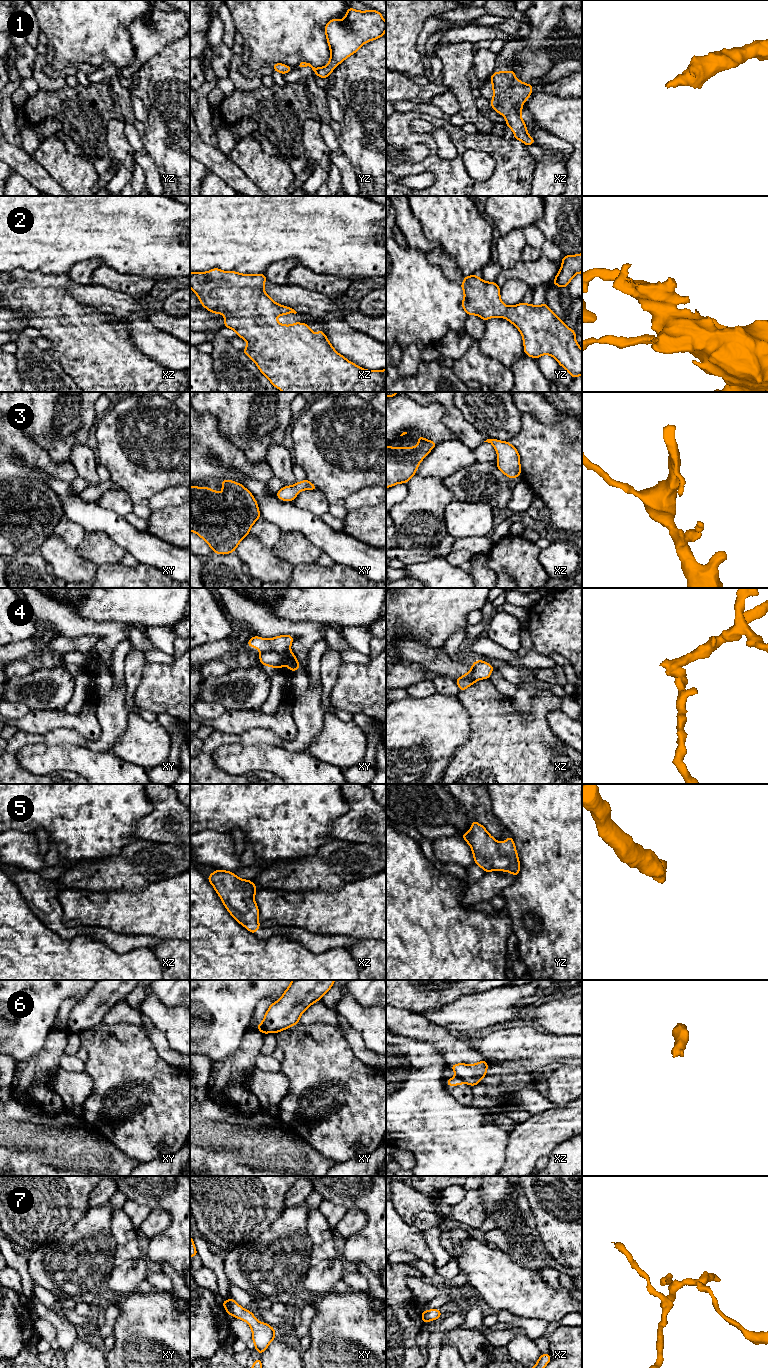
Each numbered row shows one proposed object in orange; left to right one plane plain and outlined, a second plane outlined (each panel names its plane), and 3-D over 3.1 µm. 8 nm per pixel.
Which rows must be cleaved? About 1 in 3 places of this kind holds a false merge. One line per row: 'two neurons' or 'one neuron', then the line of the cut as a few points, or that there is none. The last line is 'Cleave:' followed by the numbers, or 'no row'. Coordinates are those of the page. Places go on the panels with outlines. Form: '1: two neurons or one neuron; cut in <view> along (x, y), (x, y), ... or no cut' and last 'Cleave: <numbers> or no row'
1: one neuron; no cut
2: one neuron; no cut
3: one neuron; no cut
4: two neurons; cut in xy along (289, 648), (283, 651), (263, 651), (261, 653)
5: one neuron; no cut
6: two neurons; cut in xz along (456, 1075), (464, 1081)
7: one neuron; no cut
Cleave: 4, 6

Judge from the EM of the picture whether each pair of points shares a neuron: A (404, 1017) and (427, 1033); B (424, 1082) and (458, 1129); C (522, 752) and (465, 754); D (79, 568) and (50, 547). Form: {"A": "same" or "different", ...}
{"A": "same", "B": "same", "C": "same", "D": "same"}

